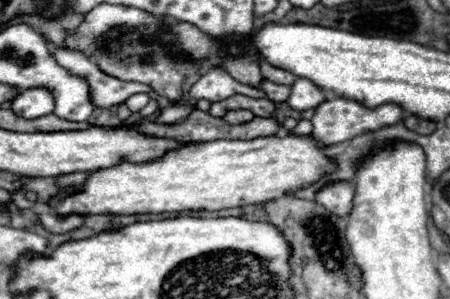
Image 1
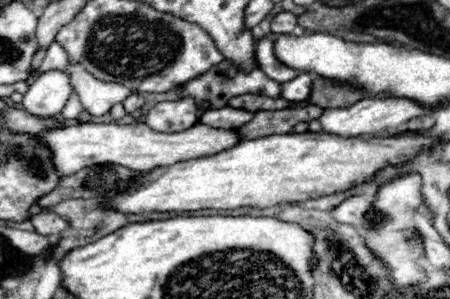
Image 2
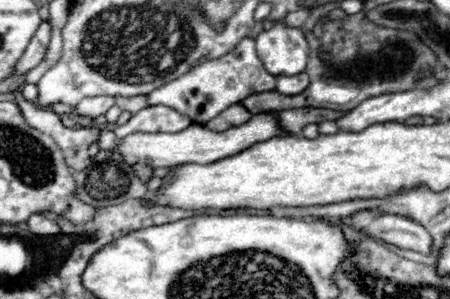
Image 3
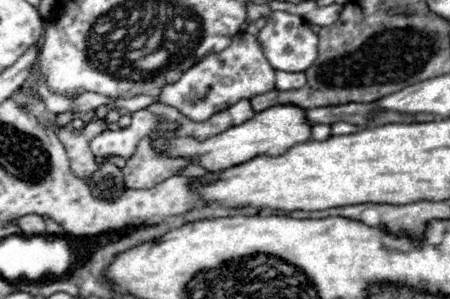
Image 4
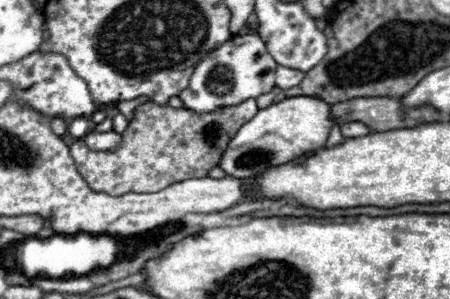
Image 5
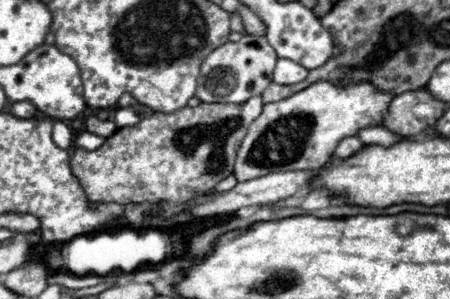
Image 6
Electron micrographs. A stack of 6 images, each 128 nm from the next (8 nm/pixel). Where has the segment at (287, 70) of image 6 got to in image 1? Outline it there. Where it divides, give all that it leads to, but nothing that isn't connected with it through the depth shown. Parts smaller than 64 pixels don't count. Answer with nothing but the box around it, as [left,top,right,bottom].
[286,78,326,112]

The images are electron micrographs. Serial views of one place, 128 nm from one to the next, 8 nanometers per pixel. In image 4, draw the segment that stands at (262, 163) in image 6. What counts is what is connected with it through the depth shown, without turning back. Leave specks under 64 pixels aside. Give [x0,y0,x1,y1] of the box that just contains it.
[156,104,312,174]

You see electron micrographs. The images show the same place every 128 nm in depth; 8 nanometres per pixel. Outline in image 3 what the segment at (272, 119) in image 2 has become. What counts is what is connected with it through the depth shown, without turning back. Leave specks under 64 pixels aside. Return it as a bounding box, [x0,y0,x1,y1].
[278,108,346,134]

